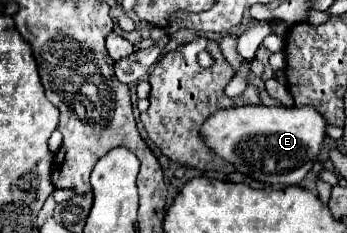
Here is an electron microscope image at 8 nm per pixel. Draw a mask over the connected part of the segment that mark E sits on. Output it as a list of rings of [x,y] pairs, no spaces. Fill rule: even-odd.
[[[241,106],[219,110],[209,116],[201,128],[205,142],[215,154],[235,164],[235,168],[265,184],[299,184],[315,158],[319,158],[325,138],[327,120],[309,106]]]

